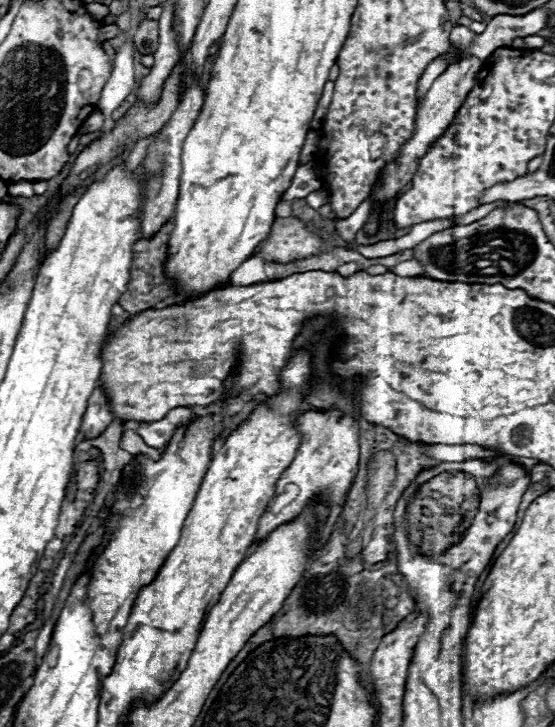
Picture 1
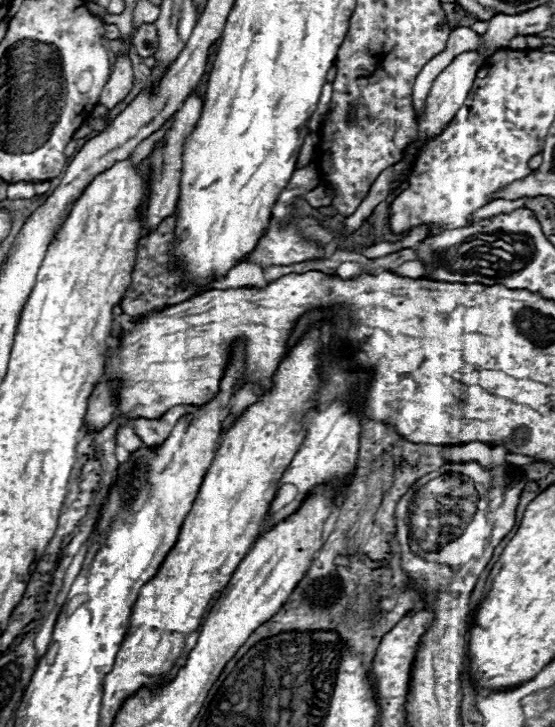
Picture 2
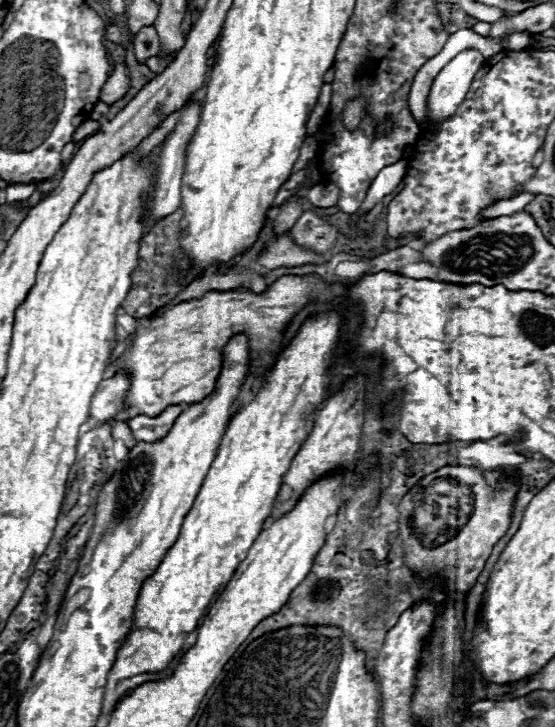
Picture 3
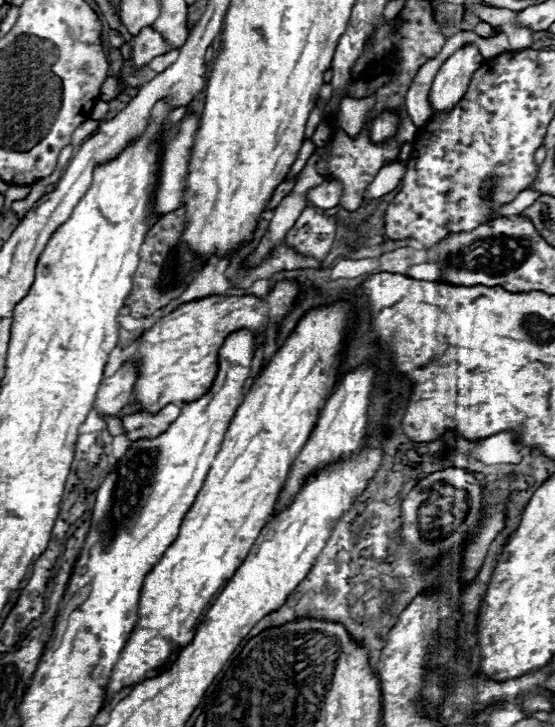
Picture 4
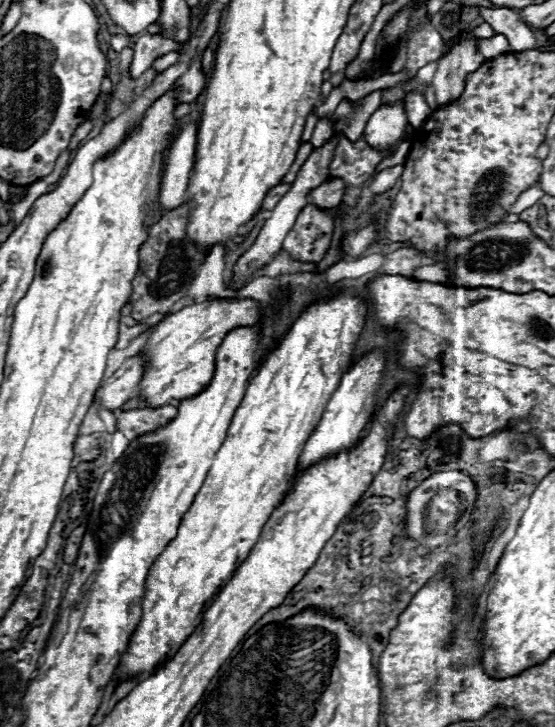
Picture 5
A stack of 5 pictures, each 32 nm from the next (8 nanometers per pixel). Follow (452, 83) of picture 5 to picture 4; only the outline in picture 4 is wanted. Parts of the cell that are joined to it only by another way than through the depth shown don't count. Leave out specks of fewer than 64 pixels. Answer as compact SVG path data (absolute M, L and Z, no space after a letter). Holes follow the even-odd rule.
M466 46L450 56L444 66L438 70L432 90L430 90L430 108L432 114L448 112L460 98L466 94L472 74L482 66L484 58L474 46Z

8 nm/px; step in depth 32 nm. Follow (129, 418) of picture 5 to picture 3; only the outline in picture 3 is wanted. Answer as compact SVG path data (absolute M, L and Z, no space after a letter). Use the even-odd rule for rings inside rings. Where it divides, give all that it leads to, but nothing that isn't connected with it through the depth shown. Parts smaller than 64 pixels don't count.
M184 404L178 406L170 406L166 408L160 416L156 418L148 418L148 416L136 416L128 420L128 426L132 428L132 434L136 440L142 442L156 442L160 438L164 438L164 434L168 434L168 430L172 428L172 424L176 422L176 418L182 414Z

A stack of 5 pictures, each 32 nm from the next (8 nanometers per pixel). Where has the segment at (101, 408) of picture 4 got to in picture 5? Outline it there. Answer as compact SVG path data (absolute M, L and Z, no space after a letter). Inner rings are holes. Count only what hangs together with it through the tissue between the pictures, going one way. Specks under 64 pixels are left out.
M136 354L134 358L126 358L110 378L102 380L96 394L98 402L112 412L122 408L132 396L138 394L136 388L142 378L142 372L144 372L144 358L140 354Z

